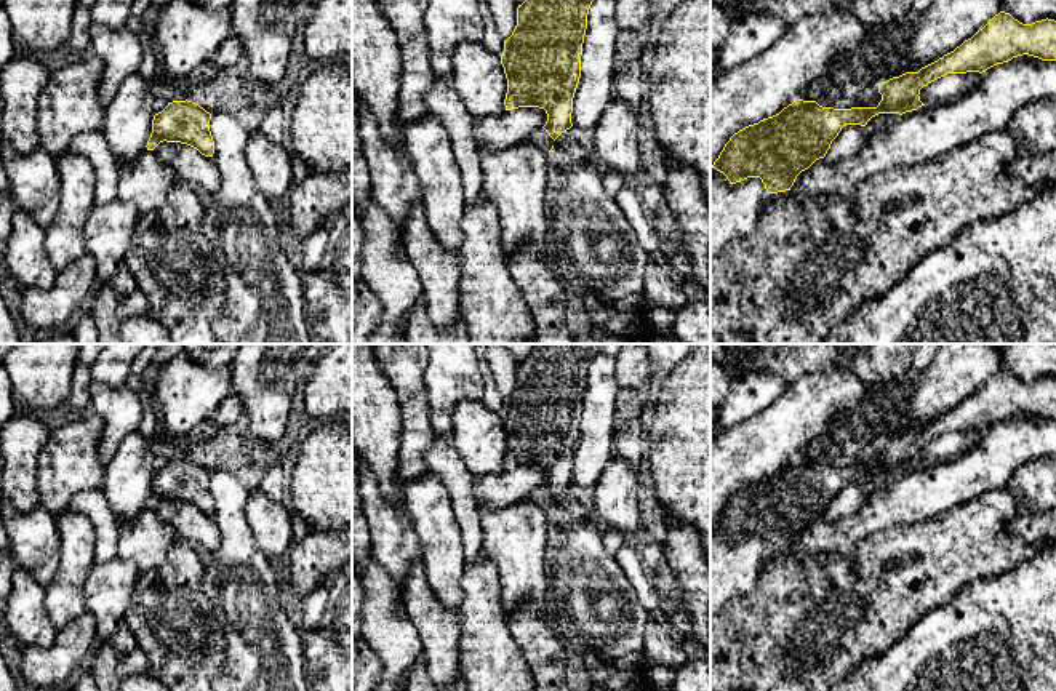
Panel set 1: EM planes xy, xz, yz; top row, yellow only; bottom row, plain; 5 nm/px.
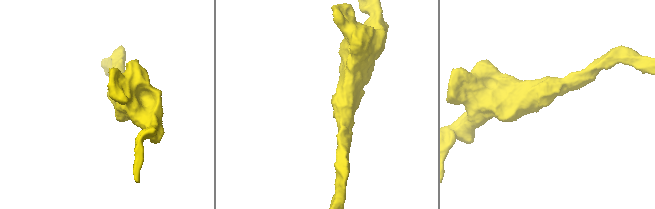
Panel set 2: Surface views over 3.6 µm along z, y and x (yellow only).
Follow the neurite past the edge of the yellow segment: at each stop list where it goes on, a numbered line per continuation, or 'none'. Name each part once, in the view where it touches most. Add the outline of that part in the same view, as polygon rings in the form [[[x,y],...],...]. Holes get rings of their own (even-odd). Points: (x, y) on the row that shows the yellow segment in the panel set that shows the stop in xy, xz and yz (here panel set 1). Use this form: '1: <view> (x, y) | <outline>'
none

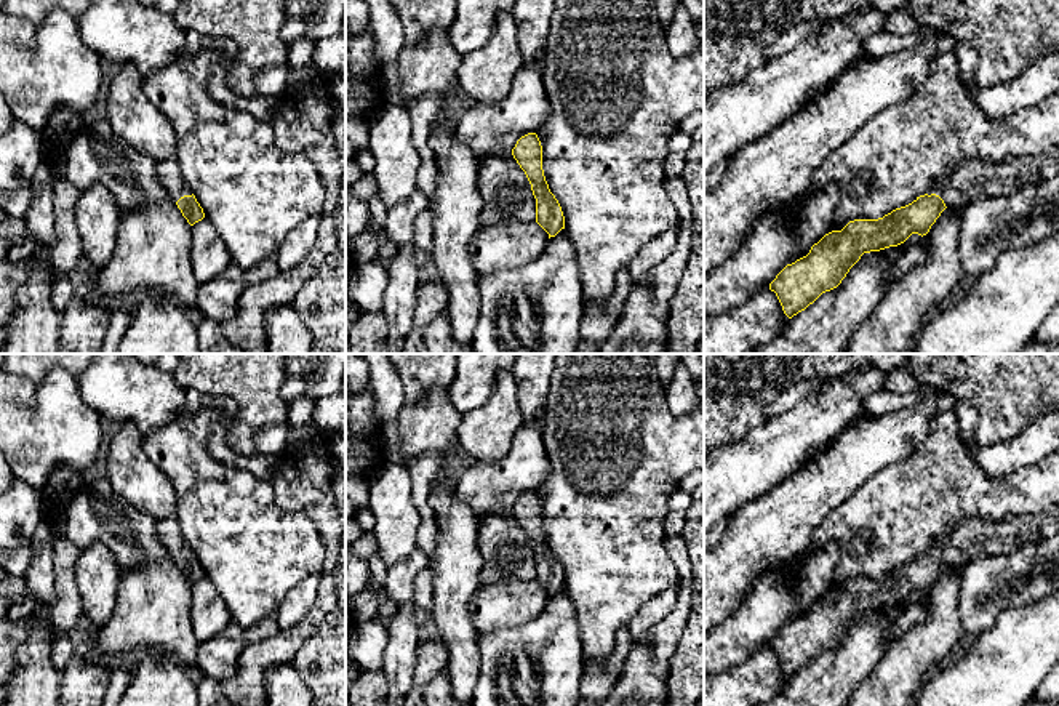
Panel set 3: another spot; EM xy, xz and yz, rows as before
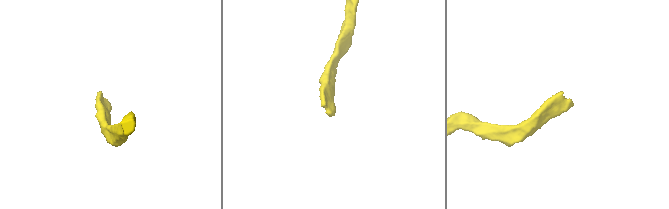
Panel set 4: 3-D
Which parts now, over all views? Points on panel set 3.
1: yz (975, 178) | [[[1057,146],[1035,157],[1011,155],[998,163],[966,158],[936,181],[926,194],[939,195],[947,208],[965,208],[977,199],[1013,195],[1056,174],[1059,174]]]

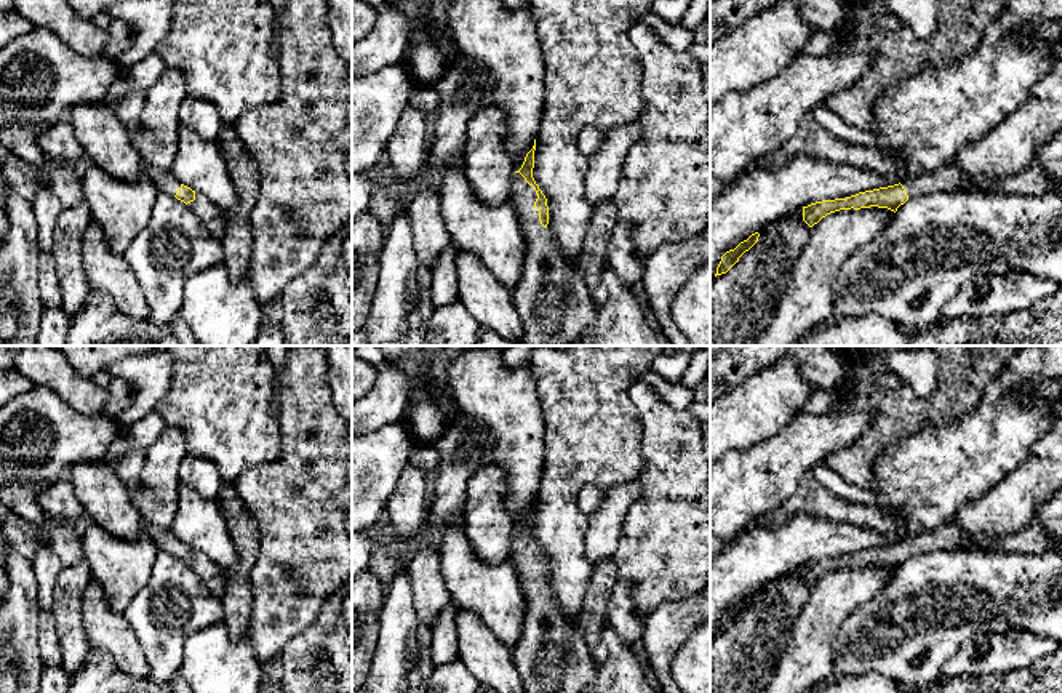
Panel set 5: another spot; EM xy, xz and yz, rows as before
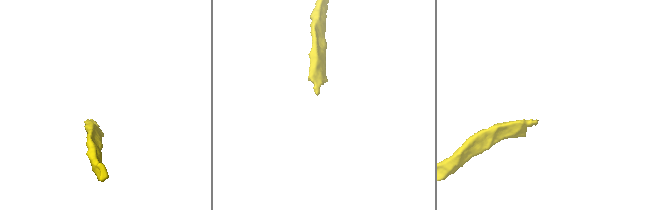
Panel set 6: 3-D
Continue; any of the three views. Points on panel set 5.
1: xz (552, 298) | [[[515,173],[509,203],[525,237],[523,275],[512,291],[523,323],[523,346],[579,346],[581,333],[595,320],[577,261],[566,259],[534,208],[537,194]]]

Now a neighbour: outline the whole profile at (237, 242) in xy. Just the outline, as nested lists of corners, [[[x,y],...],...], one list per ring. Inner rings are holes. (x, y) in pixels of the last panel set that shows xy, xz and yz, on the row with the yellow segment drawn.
[[[222,125],[216,142],[238,195],[237,206],[227,213],[226,234],[221,238],[224,266],[230,282],[237,283],[251,266],[254,237],[250,214],[258,202],[259,176],[256,163],[238,139],[234,125]]]

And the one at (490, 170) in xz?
[[[494,104],[478,110],[467,123],[465,174],[473,194],[486,205],[509,202],[515,176],[505,147],[505,114]]]

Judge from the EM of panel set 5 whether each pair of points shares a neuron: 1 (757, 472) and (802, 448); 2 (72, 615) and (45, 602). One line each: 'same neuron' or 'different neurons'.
1: same neuron
2: different neurons

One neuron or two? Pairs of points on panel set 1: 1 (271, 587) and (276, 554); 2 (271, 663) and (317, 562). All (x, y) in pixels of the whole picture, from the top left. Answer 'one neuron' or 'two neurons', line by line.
1: two neurons
2: two neurons

